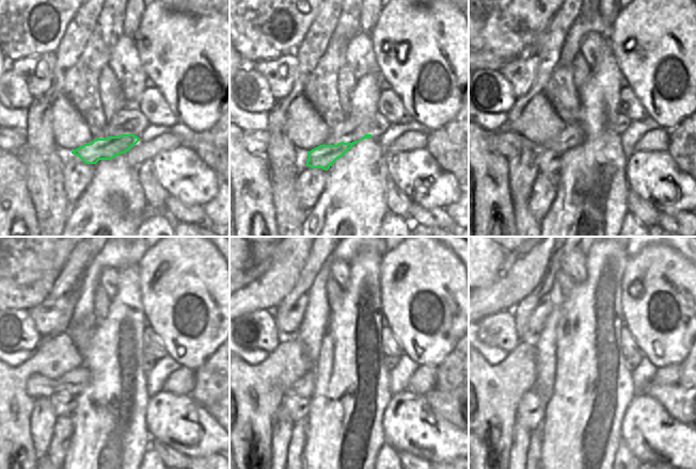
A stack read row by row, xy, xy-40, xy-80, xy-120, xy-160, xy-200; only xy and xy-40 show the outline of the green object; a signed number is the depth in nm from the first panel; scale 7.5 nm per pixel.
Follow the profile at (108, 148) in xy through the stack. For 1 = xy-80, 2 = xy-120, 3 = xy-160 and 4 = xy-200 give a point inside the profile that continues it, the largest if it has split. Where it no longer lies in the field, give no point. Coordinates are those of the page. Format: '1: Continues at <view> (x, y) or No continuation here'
1: Continues at xy-80 (546, 161)
2: Continues at xy-120 (64, 403)
3: Continues at xy-160 (297, 406)
4: Continues at xy-200 (531, 411).

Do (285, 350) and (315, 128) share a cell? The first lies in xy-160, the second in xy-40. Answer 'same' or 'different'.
same

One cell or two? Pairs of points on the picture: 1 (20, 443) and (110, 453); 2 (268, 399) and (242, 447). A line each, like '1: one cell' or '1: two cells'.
1: two cells
2: one cell

